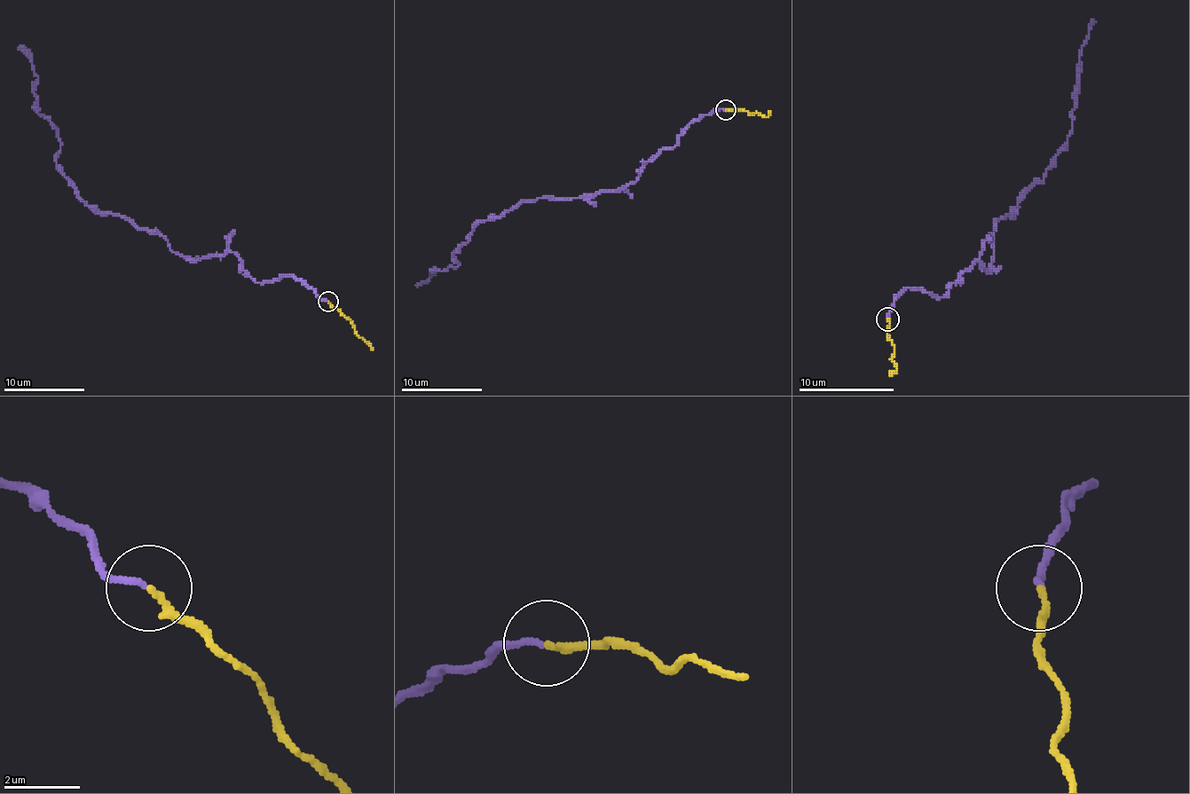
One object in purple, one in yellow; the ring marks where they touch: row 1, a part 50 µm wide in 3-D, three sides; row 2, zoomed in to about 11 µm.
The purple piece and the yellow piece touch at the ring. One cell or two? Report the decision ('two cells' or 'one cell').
two cells

